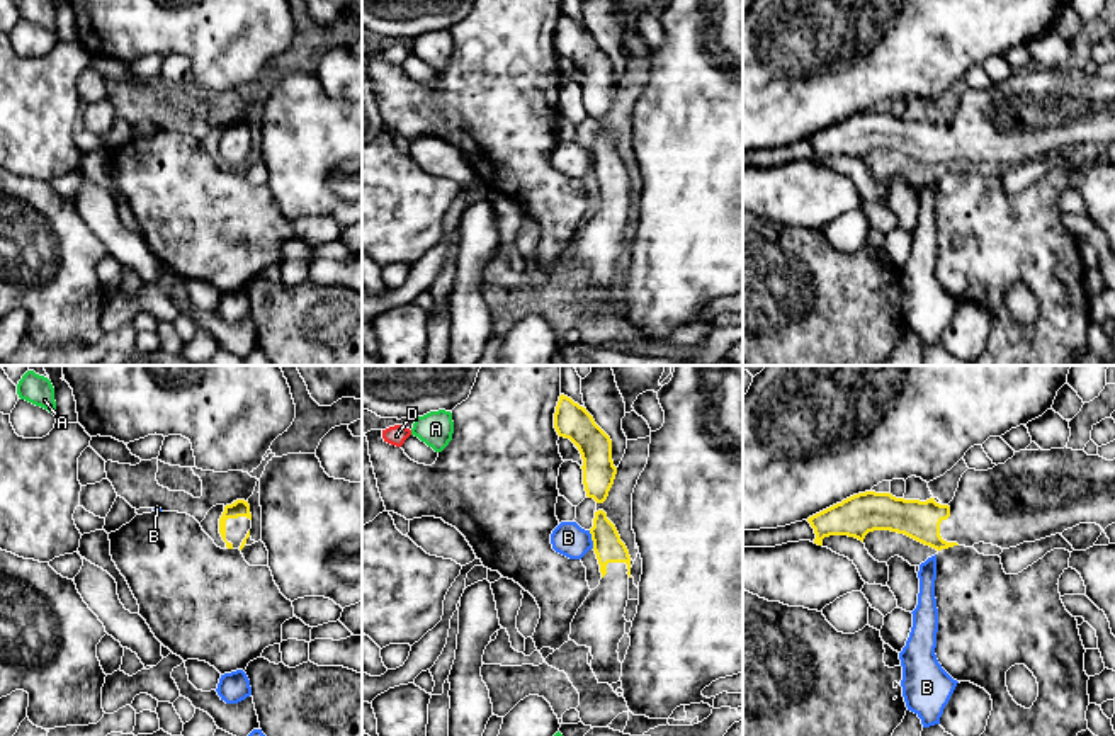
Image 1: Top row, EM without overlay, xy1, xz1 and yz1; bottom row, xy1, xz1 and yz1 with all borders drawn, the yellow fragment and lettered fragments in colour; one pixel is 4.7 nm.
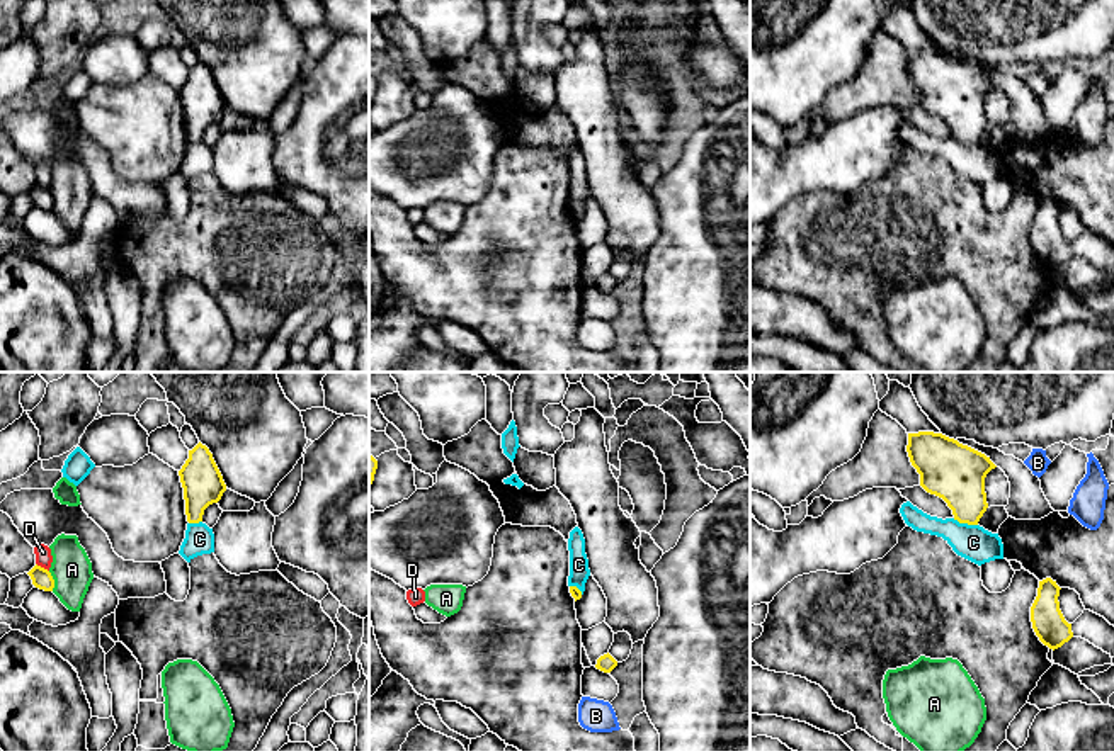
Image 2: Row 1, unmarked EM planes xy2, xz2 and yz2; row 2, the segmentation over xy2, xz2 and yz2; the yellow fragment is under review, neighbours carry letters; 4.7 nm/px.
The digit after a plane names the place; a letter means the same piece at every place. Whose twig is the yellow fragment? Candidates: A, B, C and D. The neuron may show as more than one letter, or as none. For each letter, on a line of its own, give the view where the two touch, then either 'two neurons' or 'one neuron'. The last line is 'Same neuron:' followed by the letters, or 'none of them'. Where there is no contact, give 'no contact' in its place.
A: contact in xy2; two neurons
B: contact in xz1; two neurons
C: contact in yz2; two neurons
D: contact in xy2; two neurons
Same neuron: none of them

